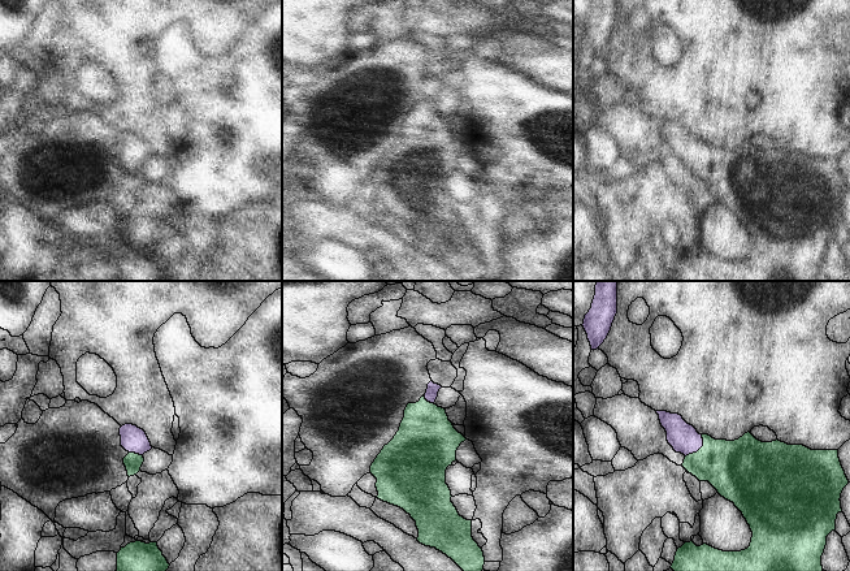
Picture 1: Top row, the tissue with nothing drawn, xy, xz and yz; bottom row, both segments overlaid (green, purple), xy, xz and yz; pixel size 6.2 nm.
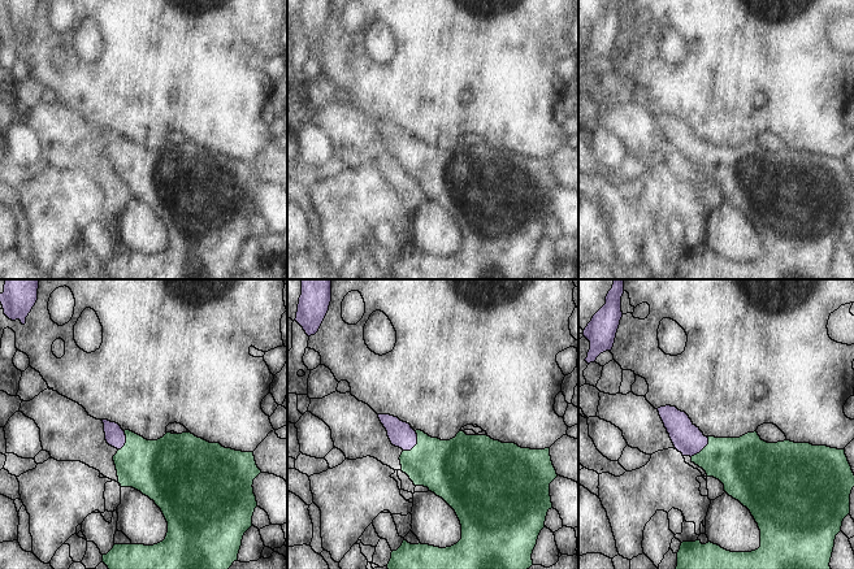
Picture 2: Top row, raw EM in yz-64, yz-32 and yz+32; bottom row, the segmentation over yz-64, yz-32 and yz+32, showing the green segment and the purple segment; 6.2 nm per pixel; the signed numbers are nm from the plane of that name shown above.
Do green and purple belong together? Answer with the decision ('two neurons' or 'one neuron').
one neuron

